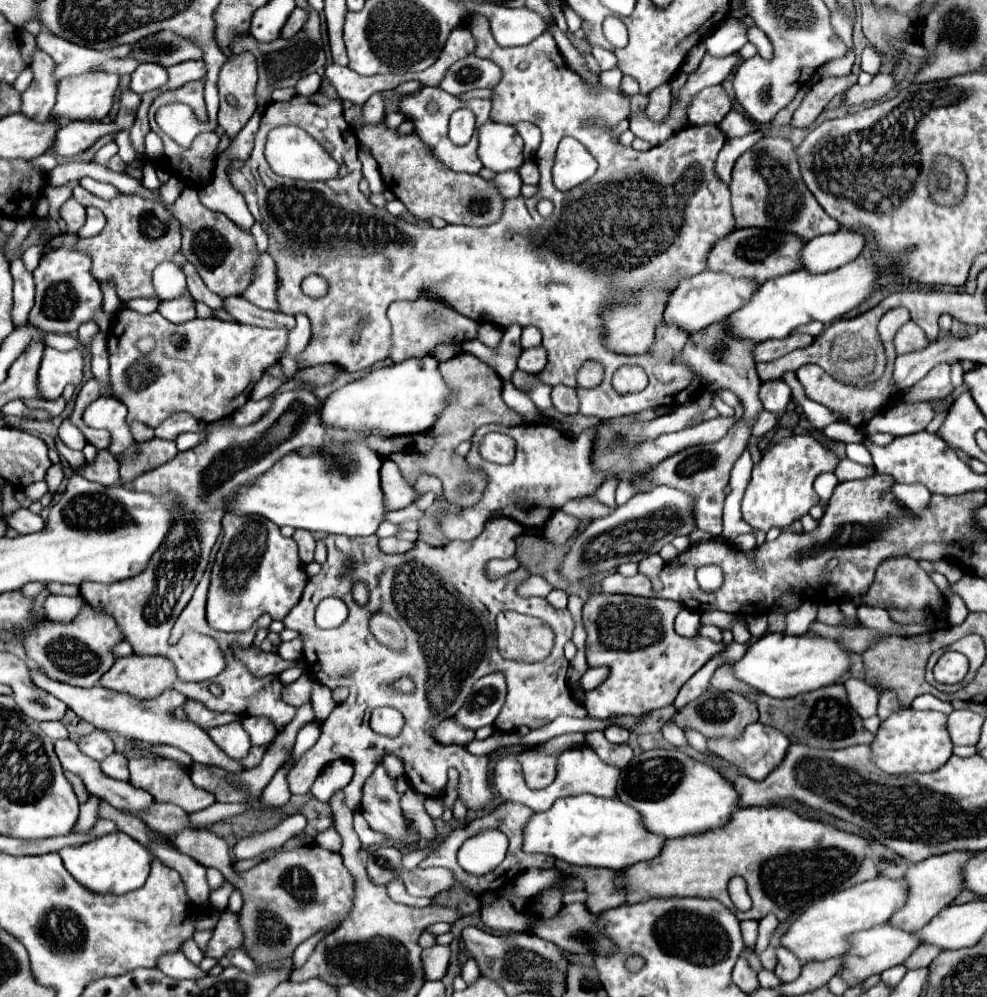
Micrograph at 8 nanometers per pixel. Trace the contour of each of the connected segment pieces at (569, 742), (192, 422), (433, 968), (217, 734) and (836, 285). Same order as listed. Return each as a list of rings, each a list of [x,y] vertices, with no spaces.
[[[572,733],[556,737],[544,745],[532,747],[526,753],[520,755],[524,779],[530,789],[543,789],[548,787],[556,776],[556,755],[560,755],[564,749],[574,747],[584,741],[584,735]]]
[[[176,413],[170,419],[166,419],[160,427],[154,429],[154,437],[160,439],[176,439],[176,435],[186,433],[186,431],[202,431],[204,423],[194,419],[188,413]]]
[[[434,945],[430,949],[422,951],[422,969],[424,969],[424,981],[436,981],[442,979],[448,967],[450,947],[448,945]]]
[[[238,721],[222,725],[222,727],[212,727],[208,729],[208,735],[232,759],[244,759],[252,747],[248,733],[242,729]]]
[[[858,257],[852,263],[836,271],[828,271],[824,275],[808,275],[806,271],[794,271],[776,279],[768,279],[752,293],[750,301],[746,301],[724,321],[724,333],[734,339],[762,343],[768,339],[784,339],[796,327],[806,325],[810,321],[832,323],[834,319],[842,317],[860,301],[872,295],[876,271],[878,267],[872,259]]]

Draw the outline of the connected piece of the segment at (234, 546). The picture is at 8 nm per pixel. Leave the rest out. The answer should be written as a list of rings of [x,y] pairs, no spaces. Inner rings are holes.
[[[224,515],[222,531],[224,531],[224,539],[210,571],[210,587],[208,587],[208,601],[206,601],[208,625],[218,631],[238,633],[238,631],[248,631],[262,613],[268,613],[272,619],[284,619],[284,615],[300,601],[300,595],[308,583],[308,575],[300,569],[296,541],[282,537],[280,529],[262,517]]]

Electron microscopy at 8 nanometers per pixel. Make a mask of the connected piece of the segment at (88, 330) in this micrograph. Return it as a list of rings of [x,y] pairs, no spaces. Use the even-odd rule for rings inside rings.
[[[88,321],[88,323],[80,325],[80,329],[78,329],[78,339],[80,339],[80,343],[82,343],[82,347],[84,347],[86,351],[90,351],[92,339],[94,339],[94,335],[96,335],[98,331],[100,331],[100,329],[98,329],[98,325],[96,325],[94,321]]]

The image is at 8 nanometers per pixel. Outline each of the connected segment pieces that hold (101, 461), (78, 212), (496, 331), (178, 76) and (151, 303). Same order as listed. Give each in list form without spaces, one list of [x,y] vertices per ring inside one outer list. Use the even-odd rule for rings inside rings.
[[[108,449],[98,451],[96,461],[94,461],[94,463],[86,463],[86,467],[82,469],[82,475],[84,475],[88,481],[100,483],[100,485],[104,485],[104,487],[116,485],[118,479],[120,479],[120,475],[118,475],[118,463],[116,463],[116,459],[110,455]]]
[[[72,199],[72,201],[66,201],[66,203],[60,207],[60,217],[66,221],[68,233],[76,235],[78,229],[80,229],[80,227],[84,225],[84,221],[86,221],[86,209]]]
[[[491,323],[480,324],[478,340],[490,348],[497,348],[503,336],[503,330]]]
[[[184,61],[184,63],[172,65],[168,69],[166,89],[176,89],[188,81],[204,79],[204,75],[206,75],[206,63],[204,61]]]
[[[158,297],[138,298],[128,301],[126,307],[134,309],[134,311],[138,311],[138,313],[152,313],[152,311],[156,311],[156,307],[158,307],[159,303],[160,299]]]

